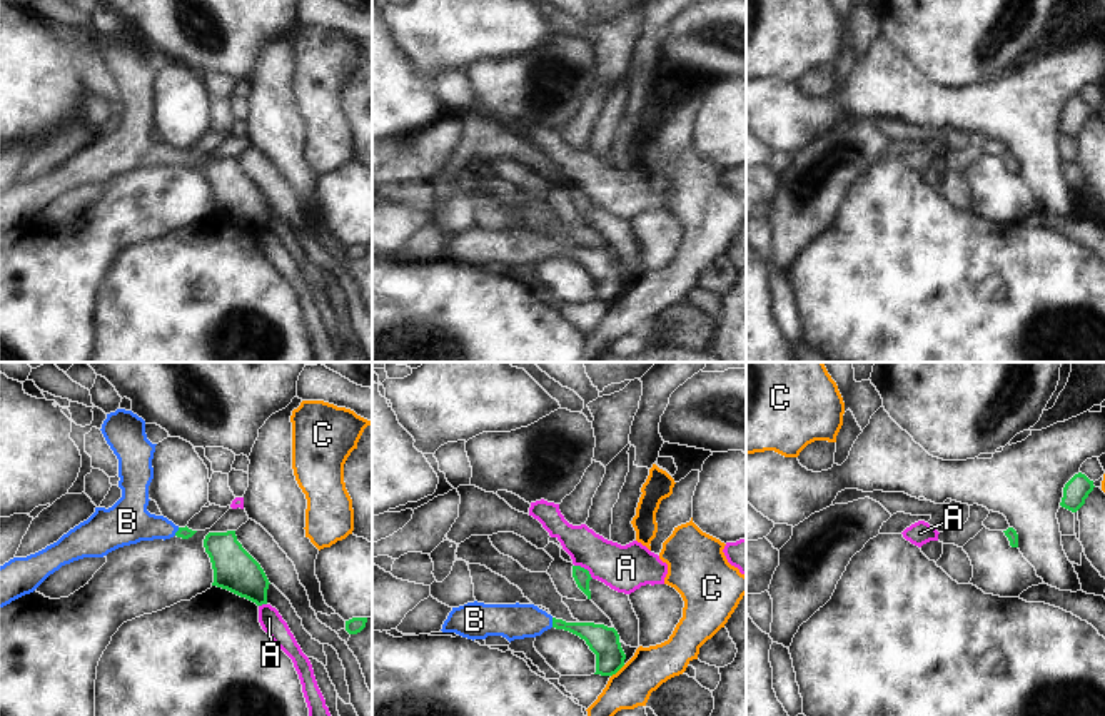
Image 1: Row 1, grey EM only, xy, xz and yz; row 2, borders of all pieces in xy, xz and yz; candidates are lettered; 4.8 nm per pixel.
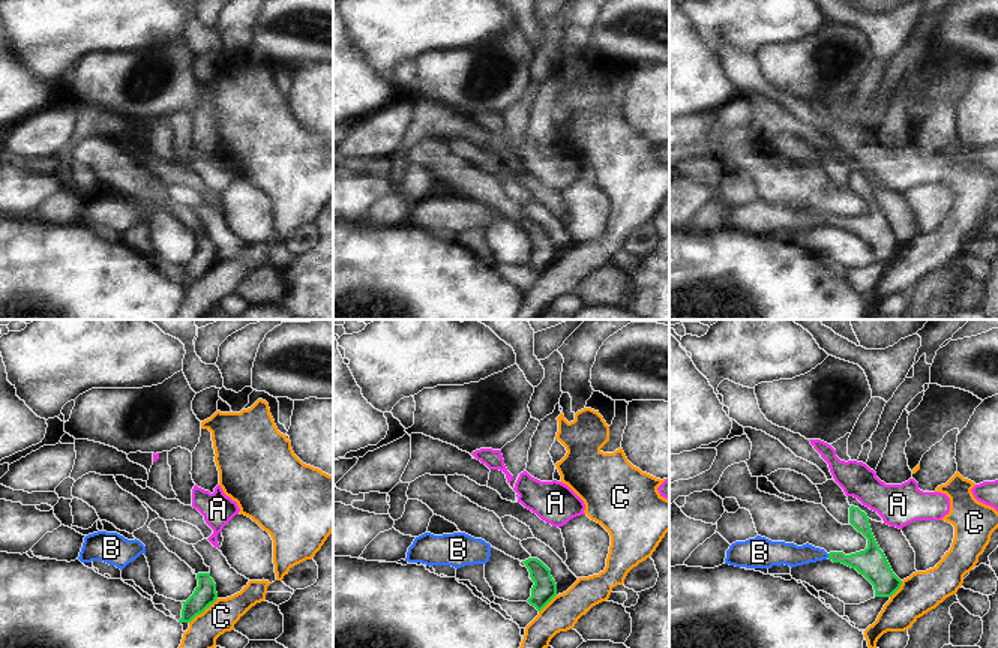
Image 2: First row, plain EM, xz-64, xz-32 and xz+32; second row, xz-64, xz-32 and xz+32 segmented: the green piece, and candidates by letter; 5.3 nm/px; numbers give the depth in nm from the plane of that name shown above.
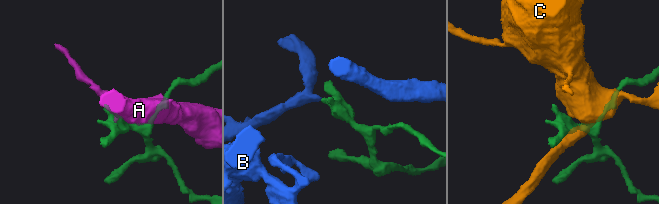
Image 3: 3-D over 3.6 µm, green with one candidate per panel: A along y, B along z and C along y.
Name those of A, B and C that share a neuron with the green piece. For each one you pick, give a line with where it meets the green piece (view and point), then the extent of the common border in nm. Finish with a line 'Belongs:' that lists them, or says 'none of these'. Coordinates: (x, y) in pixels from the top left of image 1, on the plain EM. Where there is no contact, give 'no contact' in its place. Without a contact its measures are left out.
B: meets green in xz at (553, 249); contact 50 nm long
Belongs: B

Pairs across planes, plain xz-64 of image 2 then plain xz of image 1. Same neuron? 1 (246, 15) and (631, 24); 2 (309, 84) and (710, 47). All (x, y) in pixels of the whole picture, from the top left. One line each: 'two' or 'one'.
1: two
2: two

